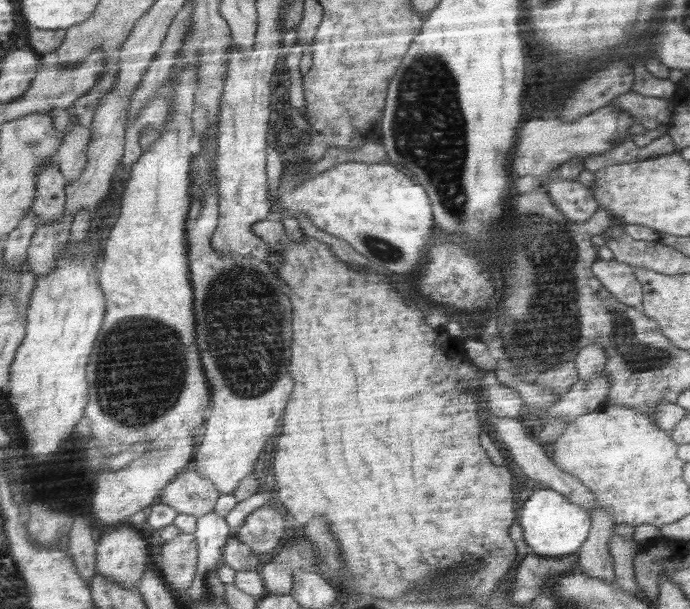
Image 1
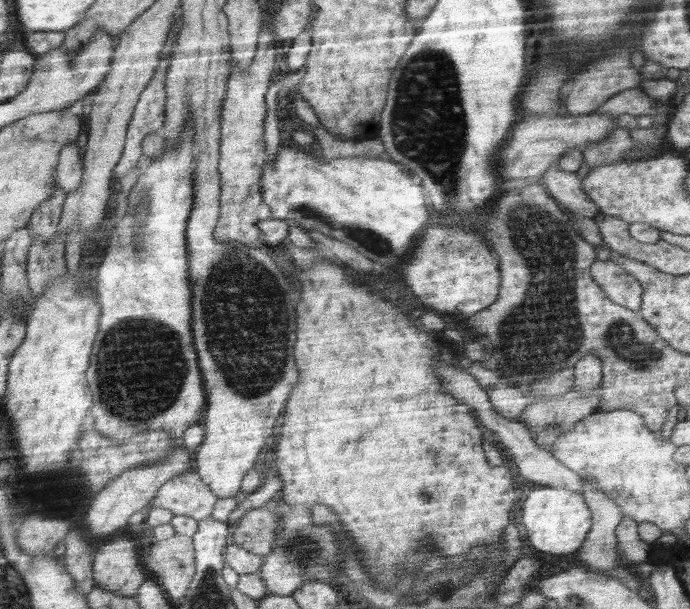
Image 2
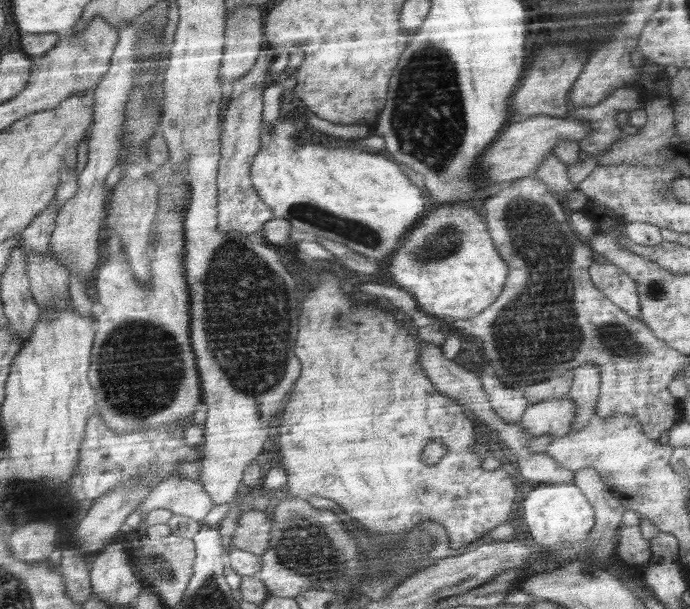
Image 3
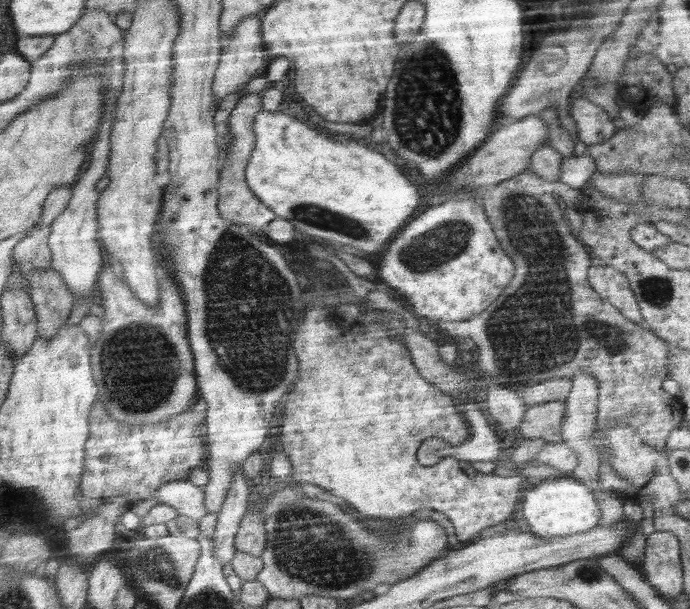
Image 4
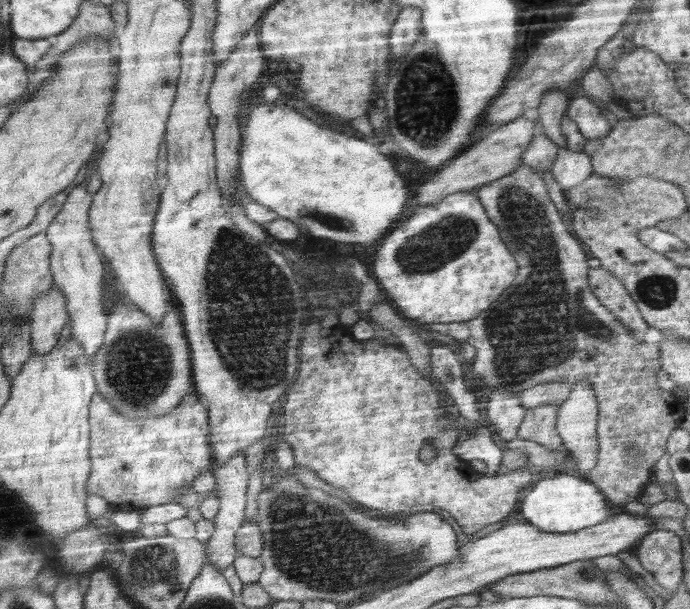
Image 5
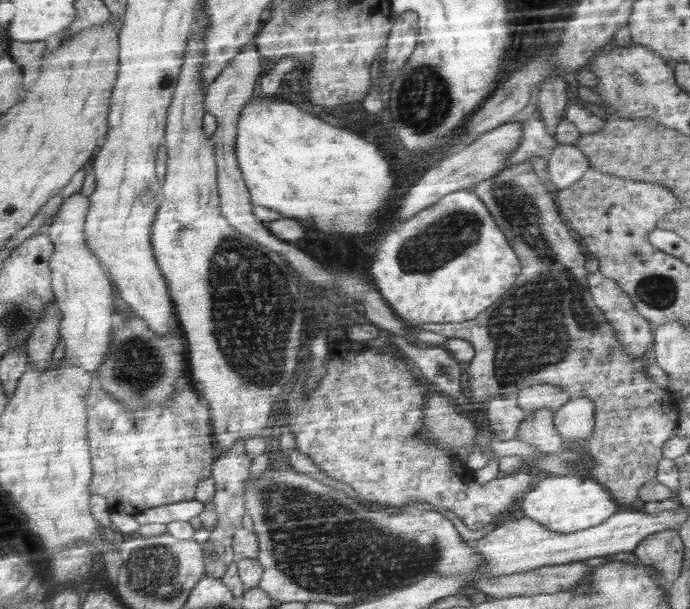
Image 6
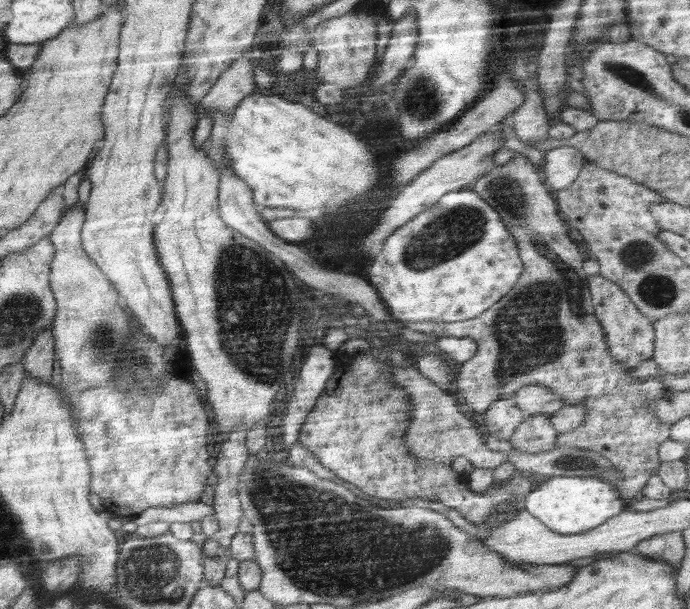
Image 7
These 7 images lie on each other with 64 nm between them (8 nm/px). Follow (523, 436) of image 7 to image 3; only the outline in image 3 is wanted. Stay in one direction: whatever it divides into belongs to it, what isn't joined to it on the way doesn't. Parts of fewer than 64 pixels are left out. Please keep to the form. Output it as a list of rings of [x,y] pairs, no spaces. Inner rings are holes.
[[[569,395],[529,404],[519,421],[529,436],[552,436],[562,438],[570,432],[572,419],[576,415],[576,404]]]

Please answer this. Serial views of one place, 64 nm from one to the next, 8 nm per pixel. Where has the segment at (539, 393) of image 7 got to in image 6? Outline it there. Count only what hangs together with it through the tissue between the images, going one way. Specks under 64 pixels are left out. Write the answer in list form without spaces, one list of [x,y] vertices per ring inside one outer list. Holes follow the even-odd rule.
[[[554,384],[532,385],[517,394],[517,403],[529,412],[550,408],[552,412],[569,402],[570,394]]]

